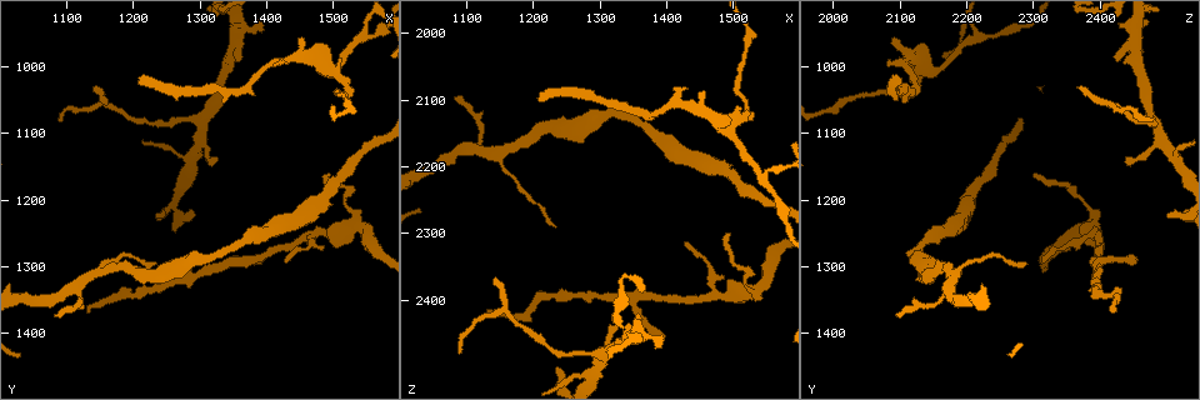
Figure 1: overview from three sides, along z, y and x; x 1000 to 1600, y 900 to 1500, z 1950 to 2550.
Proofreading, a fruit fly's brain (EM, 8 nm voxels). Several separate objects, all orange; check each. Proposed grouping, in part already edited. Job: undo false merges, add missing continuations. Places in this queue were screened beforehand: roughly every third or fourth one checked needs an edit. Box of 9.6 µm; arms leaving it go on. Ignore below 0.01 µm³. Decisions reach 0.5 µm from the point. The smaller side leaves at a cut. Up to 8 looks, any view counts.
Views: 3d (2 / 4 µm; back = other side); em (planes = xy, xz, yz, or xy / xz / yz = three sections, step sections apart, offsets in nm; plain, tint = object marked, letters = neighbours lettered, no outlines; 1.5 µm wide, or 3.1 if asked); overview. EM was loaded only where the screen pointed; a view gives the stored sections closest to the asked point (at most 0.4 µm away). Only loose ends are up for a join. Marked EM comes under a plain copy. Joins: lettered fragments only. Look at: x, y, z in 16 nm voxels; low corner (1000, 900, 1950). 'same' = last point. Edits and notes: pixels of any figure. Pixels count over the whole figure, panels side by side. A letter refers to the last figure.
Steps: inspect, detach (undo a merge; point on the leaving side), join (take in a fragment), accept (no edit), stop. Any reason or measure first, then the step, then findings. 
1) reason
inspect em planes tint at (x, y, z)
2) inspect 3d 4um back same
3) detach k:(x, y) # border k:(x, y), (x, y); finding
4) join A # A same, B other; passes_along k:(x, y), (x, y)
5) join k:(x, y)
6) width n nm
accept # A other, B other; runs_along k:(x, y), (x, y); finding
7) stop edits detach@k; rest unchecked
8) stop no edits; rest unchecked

branch stops here
inspect 3d 4um at (1430, 1295, 2310)

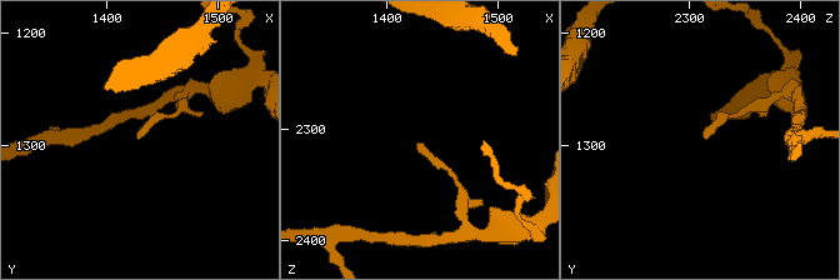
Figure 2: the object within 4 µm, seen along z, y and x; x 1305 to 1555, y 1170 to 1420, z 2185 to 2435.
inspect em xz step 4 tint at (1428, 1292, 2310)

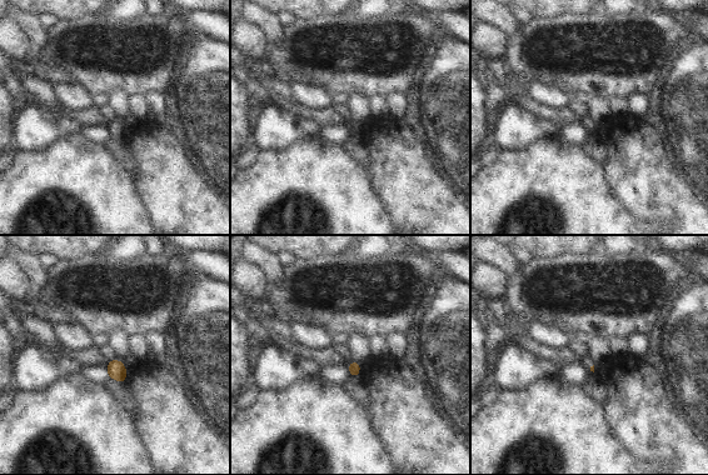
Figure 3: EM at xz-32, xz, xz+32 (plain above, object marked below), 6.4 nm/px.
cut it another way
inspect em xy step 8 letters same

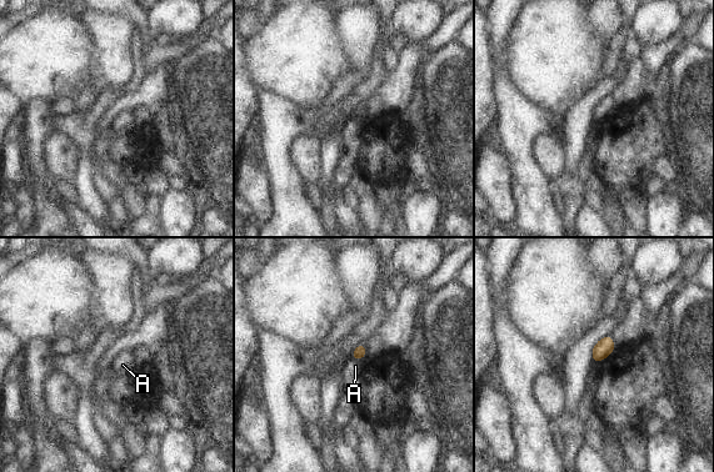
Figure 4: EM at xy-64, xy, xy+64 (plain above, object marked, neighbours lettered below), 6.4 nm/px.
accept # A other; none of them fits

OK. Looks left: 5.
branch point
inspect em xy step 8 tint at (1540, 955, 2215)

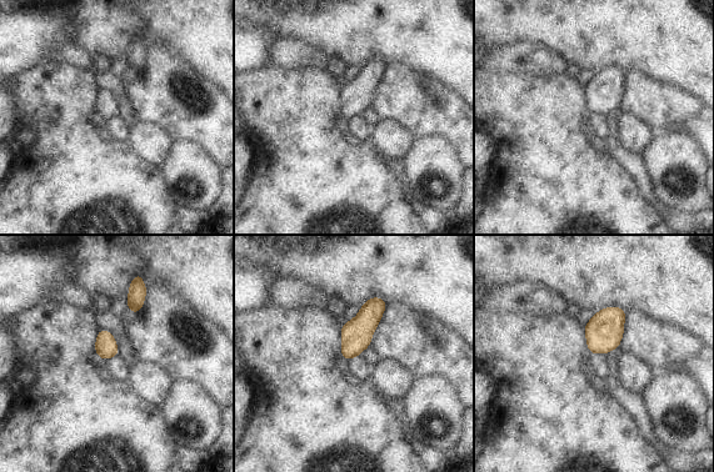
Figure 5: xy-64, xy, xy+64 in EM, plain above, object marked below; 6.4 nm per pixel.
cut it another way
inspect em planes letters same

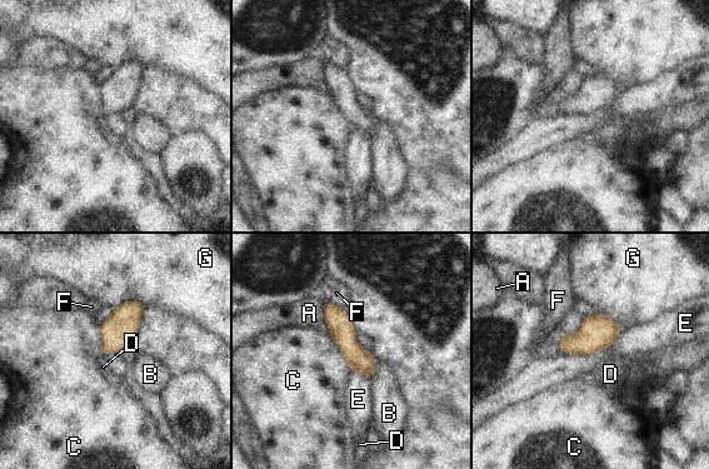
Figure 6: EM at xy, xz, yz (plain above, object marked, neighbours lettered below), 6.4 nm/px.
accept # A other, B other, C other, D other, E other, F other, G other; one neuron here

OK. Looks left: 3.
branch stops here
inspect em planes tint at (1230, 1225, 2510)

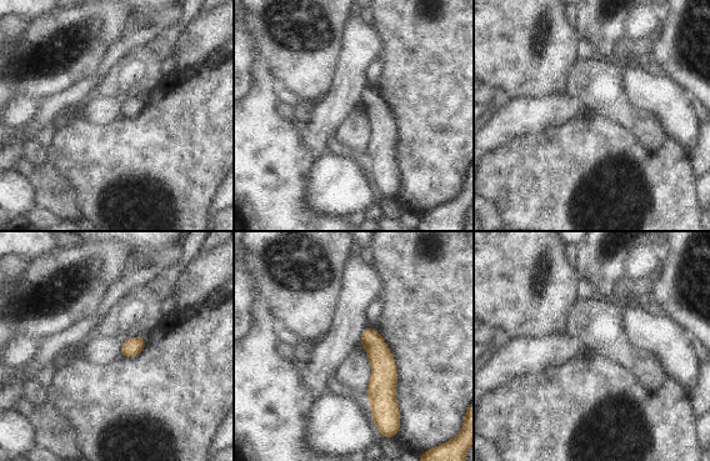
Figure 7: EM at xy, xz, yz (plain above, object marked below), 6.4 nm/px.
see the neighbours
inspect em planes letters same

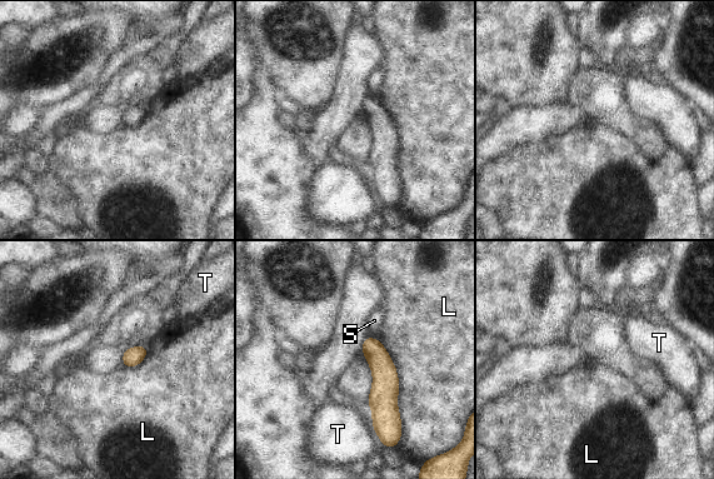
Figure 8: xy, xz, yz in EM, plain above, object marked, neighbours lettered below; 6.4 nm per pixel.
accept # L other, S other, T other; border 8:(377, 339), (395, 368), (402, 434); no lettered fragment goes on from it

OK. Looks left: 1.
stop no edits; rest unchecked

